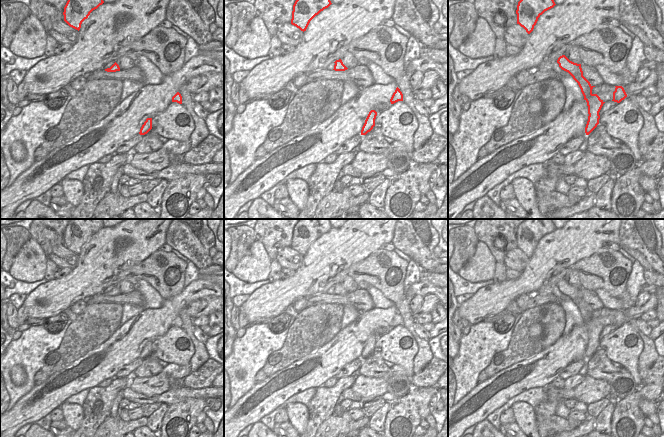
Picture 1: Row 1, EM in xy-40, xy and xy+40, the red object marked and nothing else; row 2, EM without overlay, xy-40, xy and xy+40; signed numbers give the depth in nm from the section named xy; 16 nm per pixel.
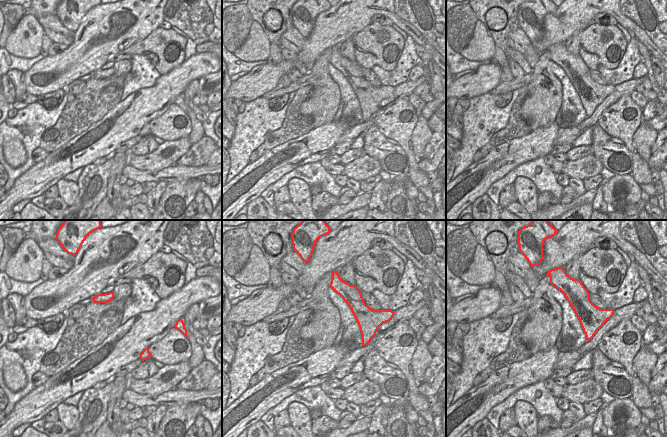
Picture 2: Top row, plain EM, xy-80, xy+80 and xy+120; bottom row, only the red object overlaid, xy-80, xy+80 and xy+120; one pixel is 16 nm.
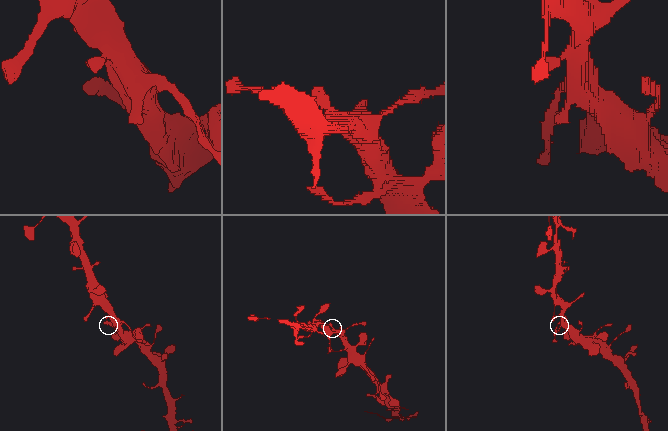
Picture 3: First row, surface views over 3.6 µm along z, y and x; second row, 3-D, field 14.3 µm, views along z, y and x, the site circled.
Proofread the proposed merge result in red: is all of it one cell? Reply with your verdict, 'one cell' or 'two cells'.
one cell

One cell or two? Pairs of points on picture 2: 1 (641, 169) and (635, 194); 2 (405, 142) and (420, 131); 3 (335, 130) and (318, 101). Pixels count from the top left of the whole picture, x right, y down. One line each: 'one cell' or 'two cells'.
1: two cells
2: two cells
3: two cells

